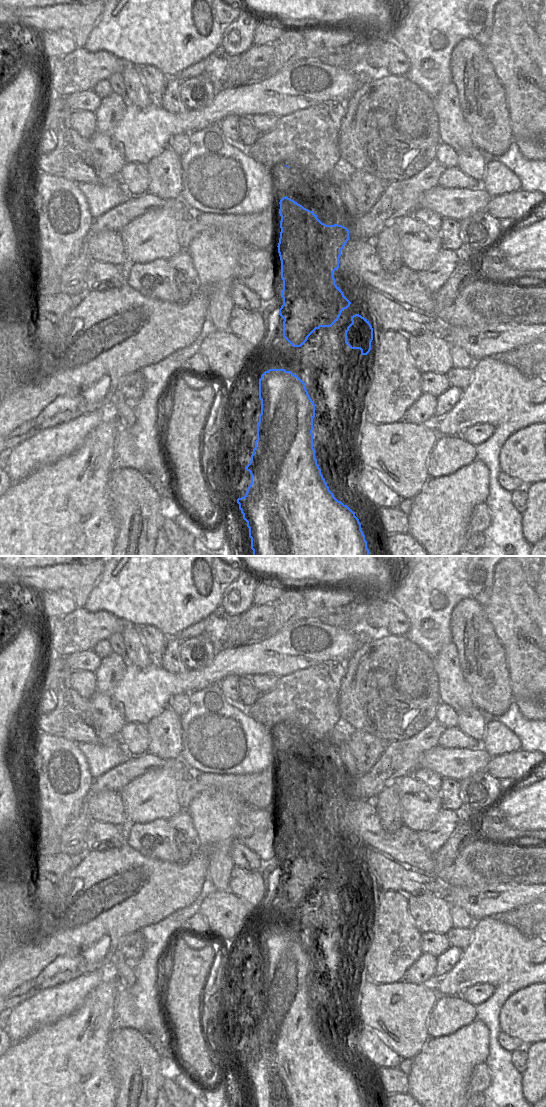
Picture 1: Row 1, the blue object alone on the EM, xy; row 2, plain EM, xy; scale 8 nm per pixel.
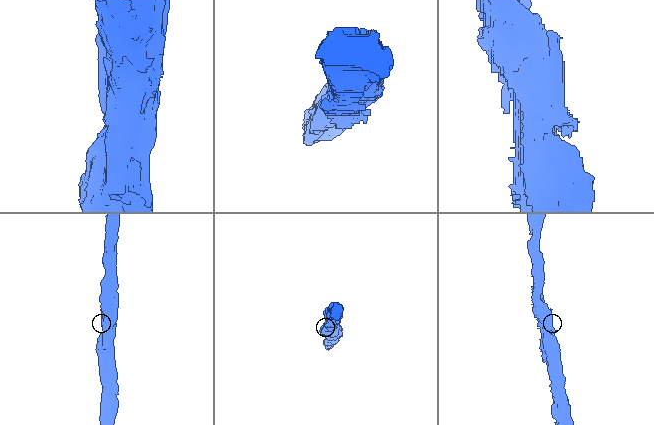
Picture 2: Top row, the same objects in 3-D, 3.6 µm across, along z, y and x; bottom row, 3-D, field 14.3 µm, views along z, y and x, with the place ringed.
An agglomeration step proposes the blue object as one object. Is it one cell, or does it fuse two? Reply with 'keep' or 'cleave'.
keep

